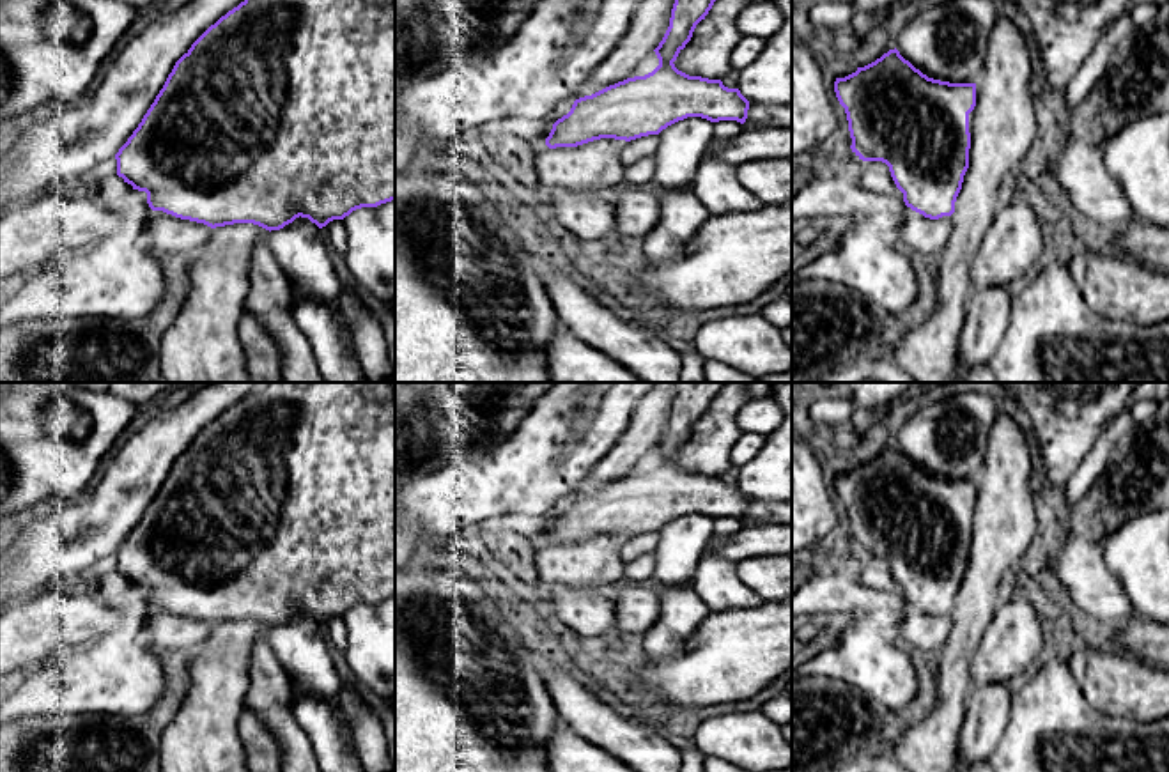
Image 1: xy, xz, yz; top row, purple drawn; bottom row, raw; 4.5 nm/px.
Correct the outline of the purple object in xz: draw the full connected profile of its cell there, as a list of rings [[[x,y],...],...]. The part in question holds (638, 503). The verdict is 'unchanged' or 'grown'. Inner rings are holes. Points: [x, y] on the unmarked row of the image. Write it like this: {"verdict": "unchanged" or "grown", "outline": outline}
{"verdict": "unchanged", "outline": [[[673,382],[670,423],[654,446],[659,462],[645,473],[576,496],[570,508],[553,521],[546,542],[577,544],[600,535],[631,538],[659,531],[687,513],[744,521],[749,498],[739,485],[728,485],[721,476],[689,473],[673,460],[724,384]]]}

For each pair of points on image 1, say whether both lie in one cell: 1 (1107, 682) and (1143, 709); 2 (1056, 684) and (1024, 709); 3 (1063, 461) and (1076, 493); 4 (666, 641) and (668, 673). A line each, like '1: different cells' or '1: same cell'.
1: same cell
2: same cell
3: different cells
4: different cells

